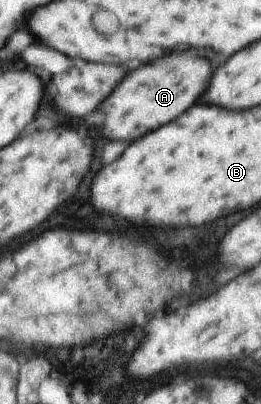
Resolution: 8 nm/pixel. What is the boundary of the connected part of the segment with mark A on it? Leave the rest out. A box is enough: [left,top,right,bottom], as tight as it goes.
[101,50,213,140]

